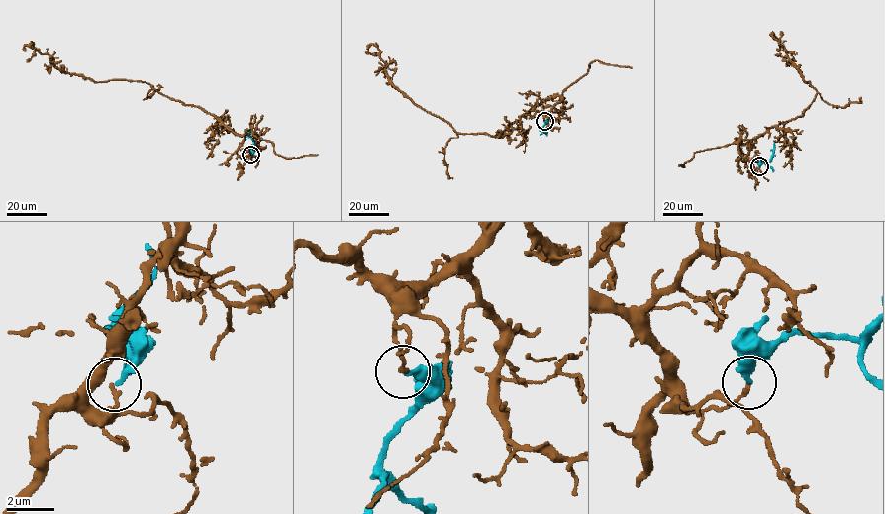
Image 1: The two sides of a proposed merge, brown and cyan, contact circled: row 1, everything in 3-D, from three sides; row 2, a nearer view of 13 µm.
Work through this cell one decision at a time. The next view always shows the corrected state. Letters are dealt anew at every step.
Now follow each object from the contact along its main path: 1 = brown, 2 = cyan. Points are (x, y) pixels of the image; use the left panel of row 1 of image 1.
1: (250, 154), (255, 135), (236, 134), (198, 106), (144, 82), (64, 72), (47, 54), (25, 51)
2: (250, 154), (253, 140), (247, 134), (245, 140)

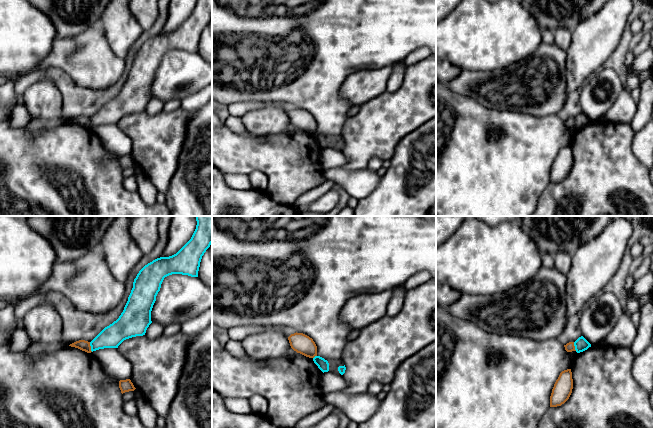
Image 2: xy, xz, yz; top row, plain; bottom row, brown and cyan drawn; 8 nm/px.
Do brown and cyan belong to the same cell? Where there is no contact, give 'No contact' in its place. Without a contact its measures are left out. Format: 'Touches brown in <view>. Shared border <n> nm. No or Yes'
Touches brown in xy. Shared border 80 nm. No

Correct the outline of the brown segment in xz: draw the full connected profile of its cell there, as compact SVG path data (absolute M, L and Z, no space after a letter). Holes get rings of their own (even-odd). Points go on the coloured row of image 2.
M294 333L288 337L291 348L306 357L317 356L317 346L312 338L303 333Z

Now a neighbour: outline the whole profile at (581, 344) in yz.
M581 336L574 342L574 346L576 352L580 353L591 347L591 344L583 336Z

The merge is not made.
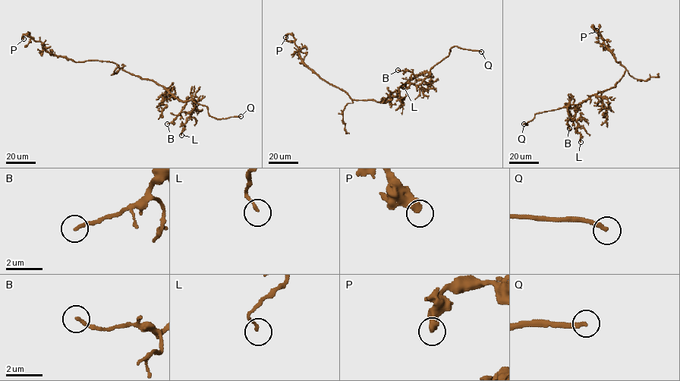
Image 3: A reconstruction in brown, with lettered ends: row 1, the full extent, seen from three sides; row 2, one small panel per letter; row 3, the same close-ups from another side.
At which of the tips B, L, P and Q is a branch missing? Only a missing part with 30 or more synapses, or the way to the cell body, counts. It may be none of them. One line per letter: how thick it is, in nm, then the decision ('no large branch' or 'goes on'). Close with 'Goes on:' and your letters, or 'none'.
B: 160 nm thick; no large branch
L: 130 nm thick; no large branch
P: 360 nm thick; no large branch
Q: 240 nm thick; goes on
Goes on: Q

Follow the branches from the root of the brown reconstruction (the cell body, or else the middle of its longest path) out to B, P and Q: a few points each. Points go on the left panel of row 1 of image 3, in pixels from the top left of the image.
B: (145, 79), (163, 86), (176, 98), (186, 102), (179, 114), (167, 124)
P: (145, 79), (111, 62), (75, 62), (56, 56), (46, 51), (39, 41), (25, 35), (23, 39)
Q: (145, 79), (163, 86), (181, 101), (191, 100), (206, 105), (209, 115), (213, 118), (240, 116)

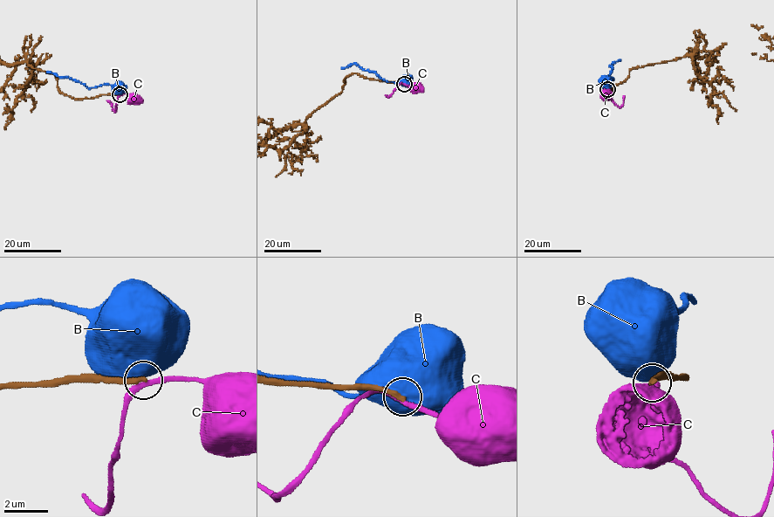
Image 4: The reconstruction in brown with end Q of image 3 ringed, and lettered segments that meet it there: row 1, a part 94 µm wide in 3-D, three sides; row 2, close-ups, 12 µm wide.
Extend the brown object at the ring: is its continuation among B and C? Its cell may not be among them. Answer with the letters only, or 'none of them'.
none of them

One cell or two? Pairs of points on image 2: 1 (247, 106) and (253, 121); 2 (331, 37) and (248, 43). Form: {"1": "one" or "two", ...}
{"1": "two", "2": "one"}

